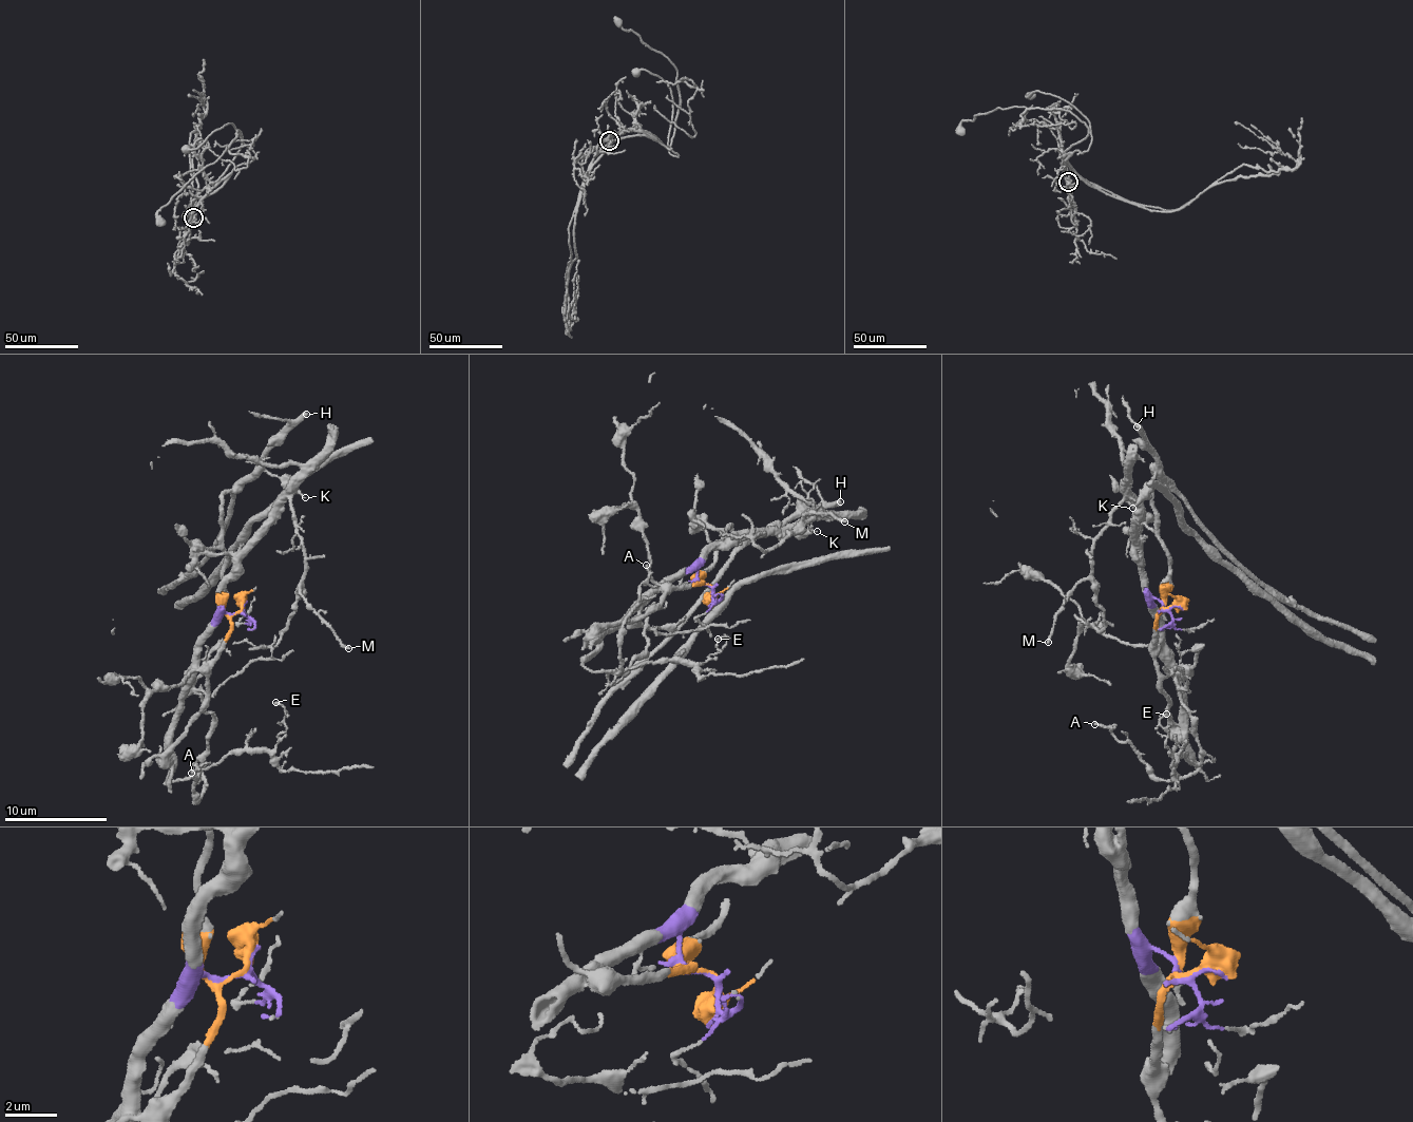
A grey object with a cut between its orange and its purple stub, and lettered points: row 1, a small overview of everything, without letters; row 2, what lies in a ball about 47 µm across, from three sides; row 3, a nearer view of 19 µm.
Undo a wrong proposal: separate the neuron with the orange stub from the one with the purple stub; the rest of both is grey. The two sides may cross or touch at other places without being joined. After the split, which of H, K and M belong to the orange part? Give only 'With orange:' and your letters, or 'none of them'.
With orange: H, K

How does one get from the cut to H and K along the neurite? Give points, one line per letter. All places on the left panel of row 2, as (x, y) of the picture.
H: (236, 611), (229, 614), (224, 609), (222, 498), (255, 470), (264, 449), (307, 413)
K: (236, 611), (229, 614), (224, 609), (222, 498), (264, 471), (296, 483), (305, 498)

